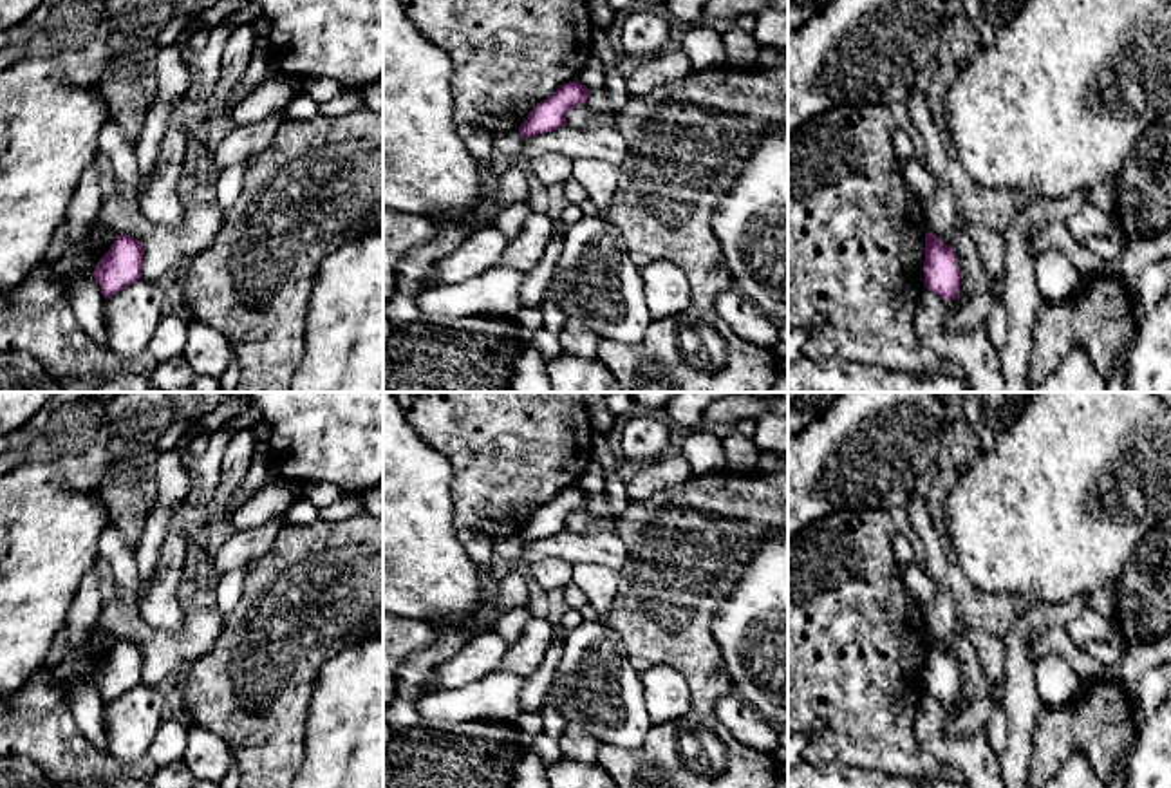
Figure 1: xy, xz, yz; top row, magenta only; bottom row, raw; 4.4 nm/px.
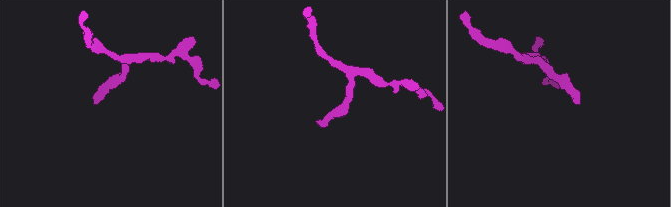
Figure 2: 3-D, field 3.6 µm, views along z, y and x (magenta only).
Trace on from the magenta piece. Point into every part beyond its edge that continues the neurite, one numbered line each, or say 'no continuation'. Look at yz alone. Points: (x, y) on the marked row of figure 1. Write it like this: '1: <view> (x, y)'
1: yz (962, 315)

